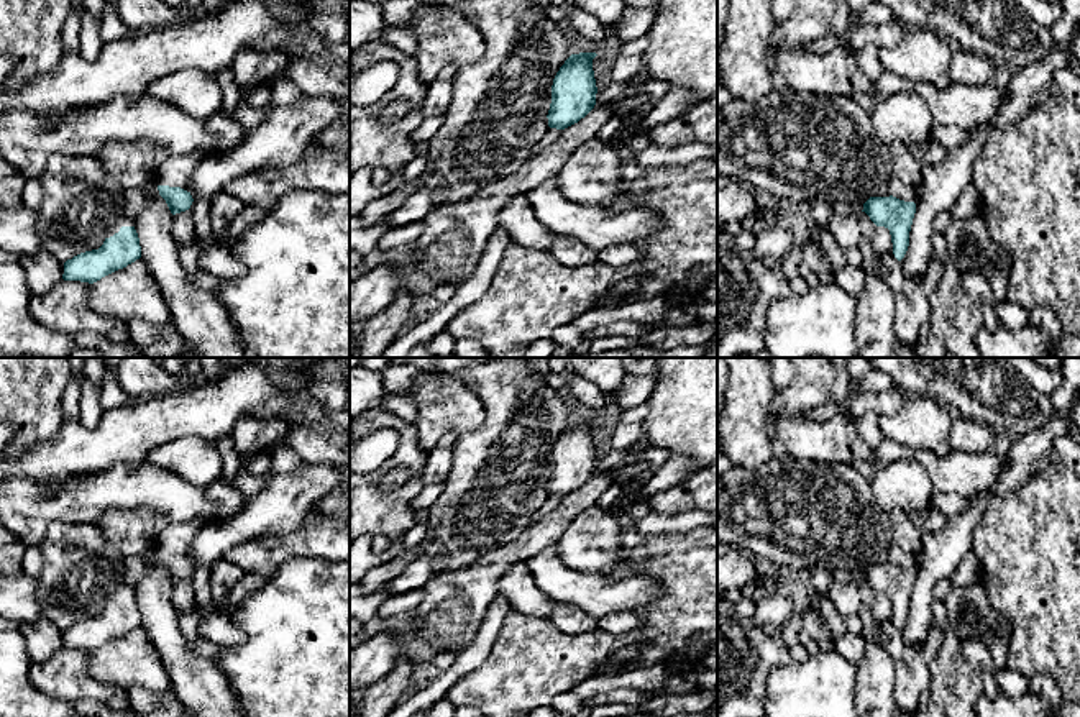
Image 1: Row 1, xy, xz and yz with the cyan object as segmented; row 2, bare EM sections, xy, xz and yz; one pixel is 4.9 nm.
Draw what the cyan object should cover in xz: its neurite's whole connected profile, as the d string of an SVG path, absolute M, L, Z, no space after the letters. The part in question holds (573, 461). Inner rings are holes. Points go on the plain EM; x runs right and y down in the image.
M596 420L571 422L560 435L551 453L548 494L565 497L584 486L596 473L593 427Z

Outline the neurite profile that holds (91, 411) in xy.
M85 377L80 384L80 399L79 399L79 422L84 427L94 428L98 425L103 415L103 407L100 404L98 389Z

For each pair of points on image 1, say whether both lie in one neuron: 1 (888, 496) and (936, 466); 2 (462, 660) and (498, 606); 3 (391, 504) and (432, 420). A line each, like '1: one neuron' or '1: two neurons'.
1: two neurons
2: one neuron
3: two neurons

